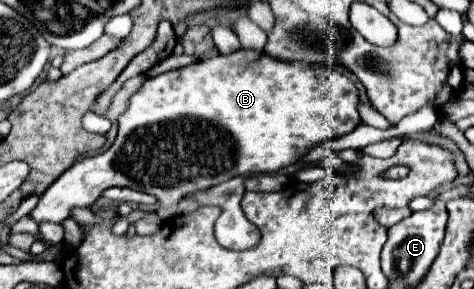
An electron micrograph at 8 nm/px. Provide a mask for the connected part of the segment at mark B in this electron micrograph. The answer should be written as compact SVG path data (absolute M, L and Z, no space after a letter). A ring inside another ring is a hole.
M250 49L216 55L182 69L166 71L148 79L130 97L128 111L118 117L120 129L114 145L106 153L80 159L64 171L40 197L32 217L36 223L62 223L74 207L90 207L104 189L128 187L154 195L162 205L156 211L158 217L170 219L176 215L178 201L196 191L210 189L238 175L274 173L296 163L314 145L352 133L362 123L356 103L358 89L348 77L324 67L276 61L266 53Z

